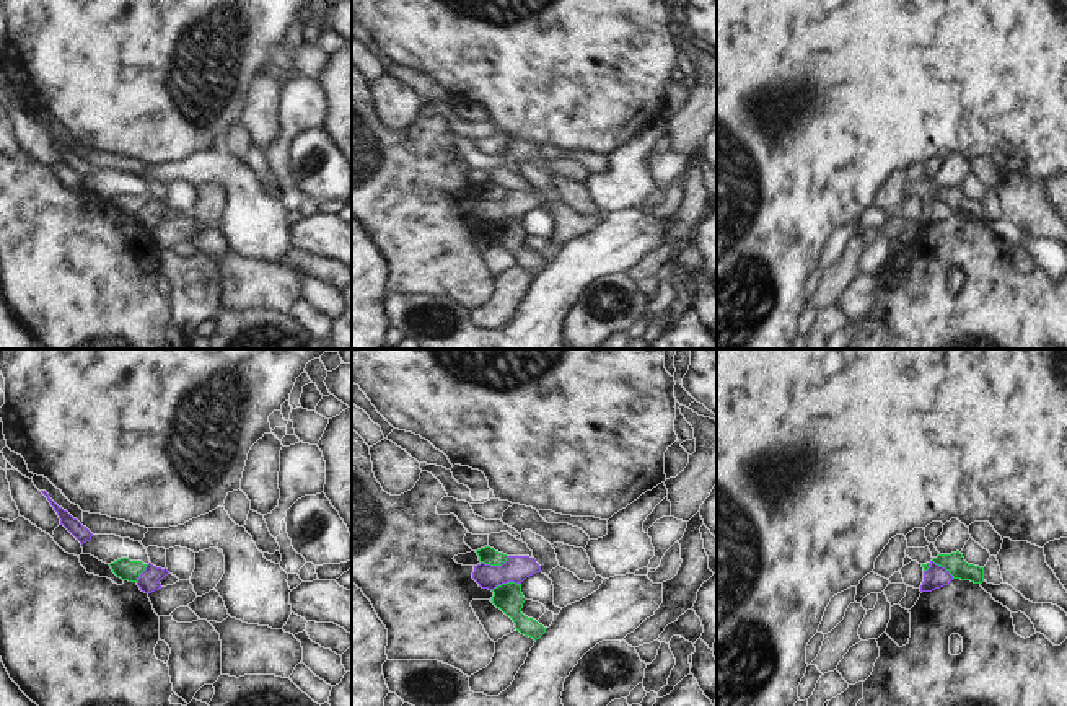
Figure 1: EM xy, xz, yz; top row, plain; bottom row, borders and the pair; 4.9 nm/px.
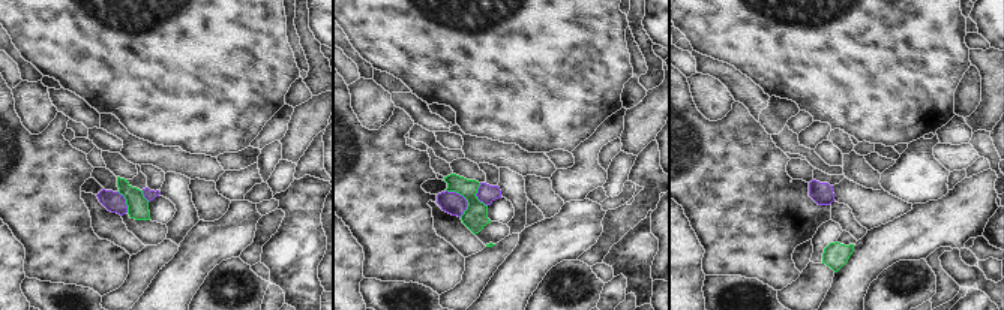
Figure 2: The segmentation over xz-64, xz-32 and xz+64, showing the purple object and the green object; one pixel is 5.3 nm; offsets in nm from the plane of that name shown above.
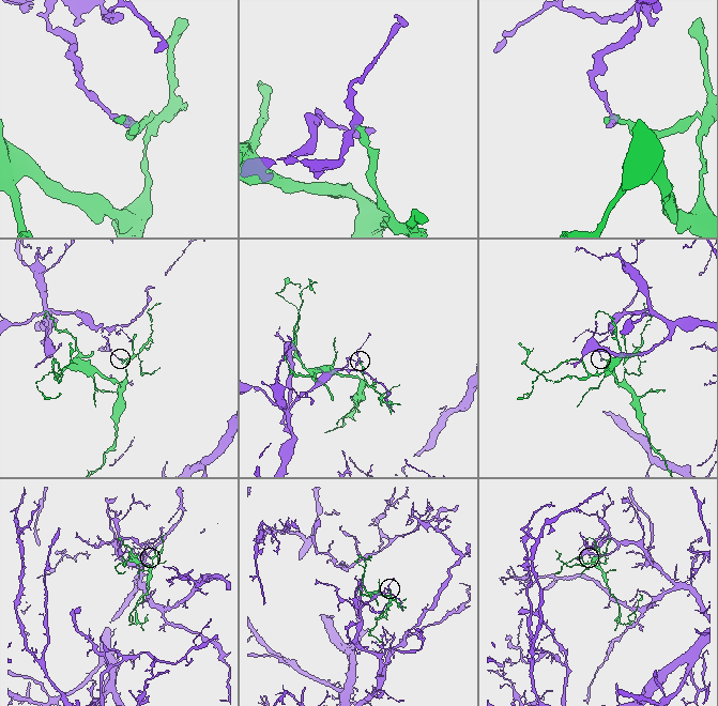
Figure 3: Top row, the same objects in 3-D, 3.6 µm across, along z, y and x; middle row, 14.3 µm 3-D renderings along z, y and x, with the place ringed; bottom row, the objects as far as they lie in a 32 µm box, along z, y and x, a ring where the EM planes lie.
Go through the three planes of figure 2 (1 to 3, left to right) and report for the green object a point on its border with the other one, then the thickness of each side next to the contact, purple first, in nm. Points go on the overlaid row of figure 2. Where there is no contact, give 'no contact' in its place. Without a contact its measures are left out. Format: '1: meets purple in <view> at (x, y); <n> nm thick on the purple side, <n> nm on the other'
1: meets purple in xz-64 at (125, 201); 110 nm thick on the purple side, 110 nm on the other
2: meets purple in xz-32 at (464, 198); 120 nm thick on the purple side, 140 nm on the other
3: no contact

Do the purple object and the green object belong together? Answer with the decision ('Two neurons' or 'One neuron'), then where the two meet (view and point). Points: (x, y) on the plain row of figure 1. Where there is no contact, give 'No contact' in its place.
Two neurons. Touches purple at yz (937, 199)

